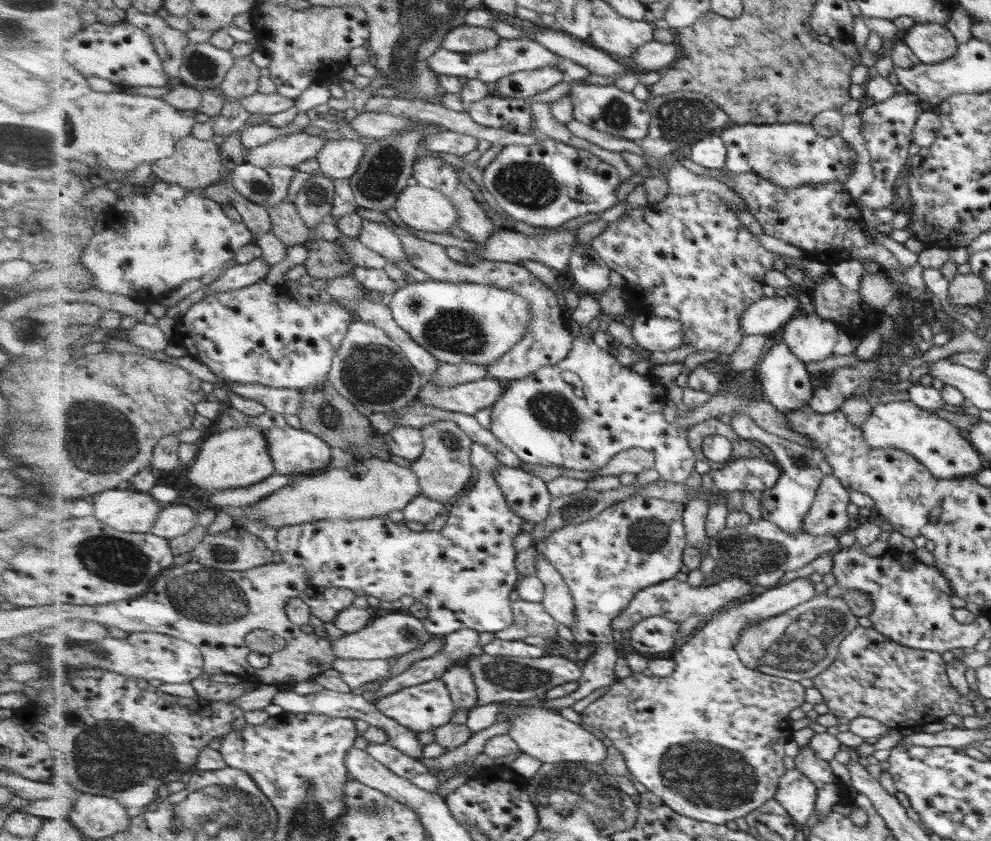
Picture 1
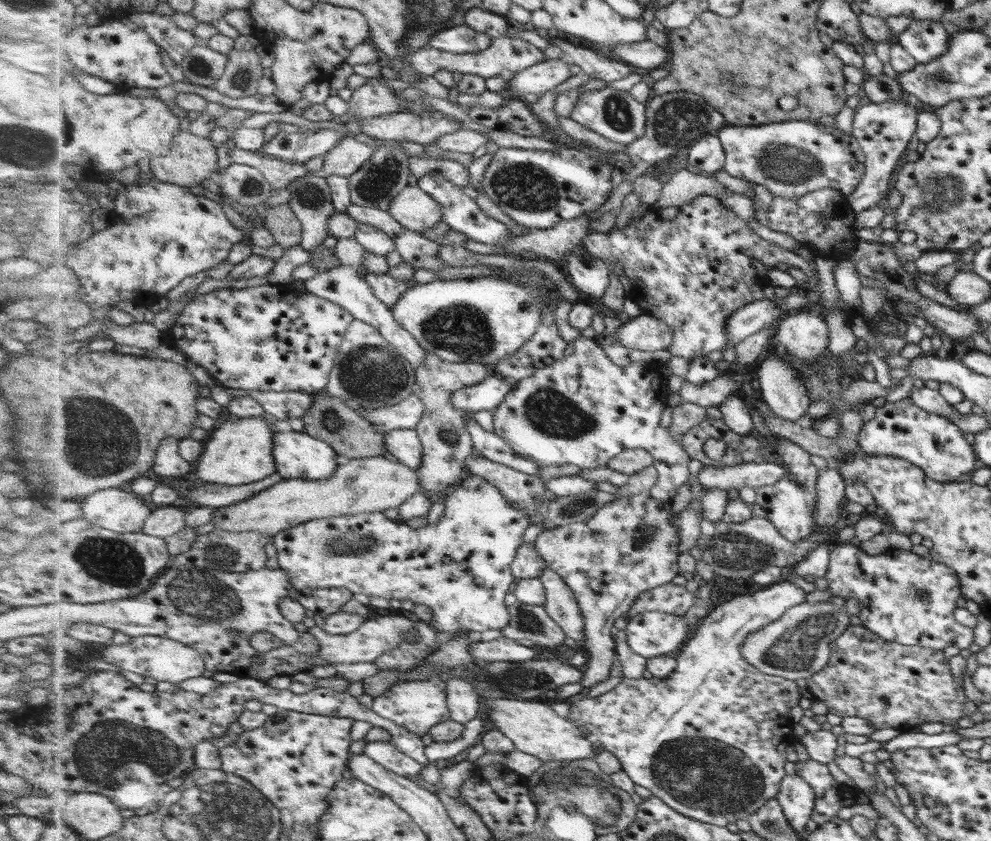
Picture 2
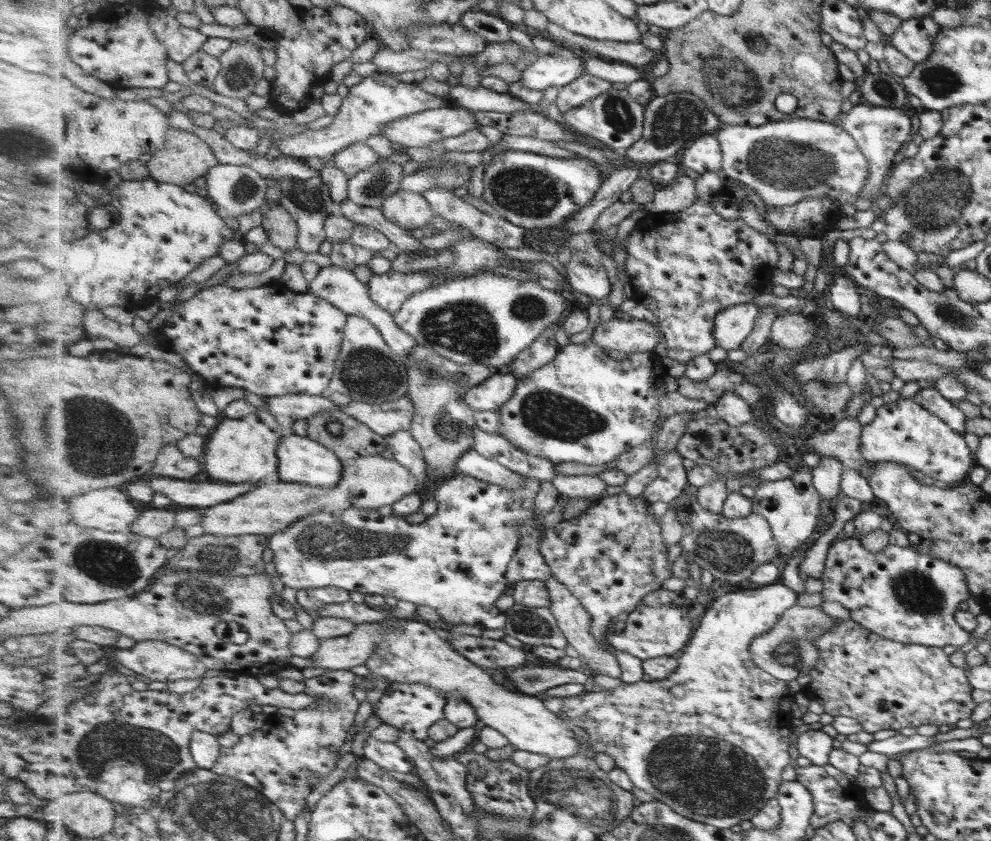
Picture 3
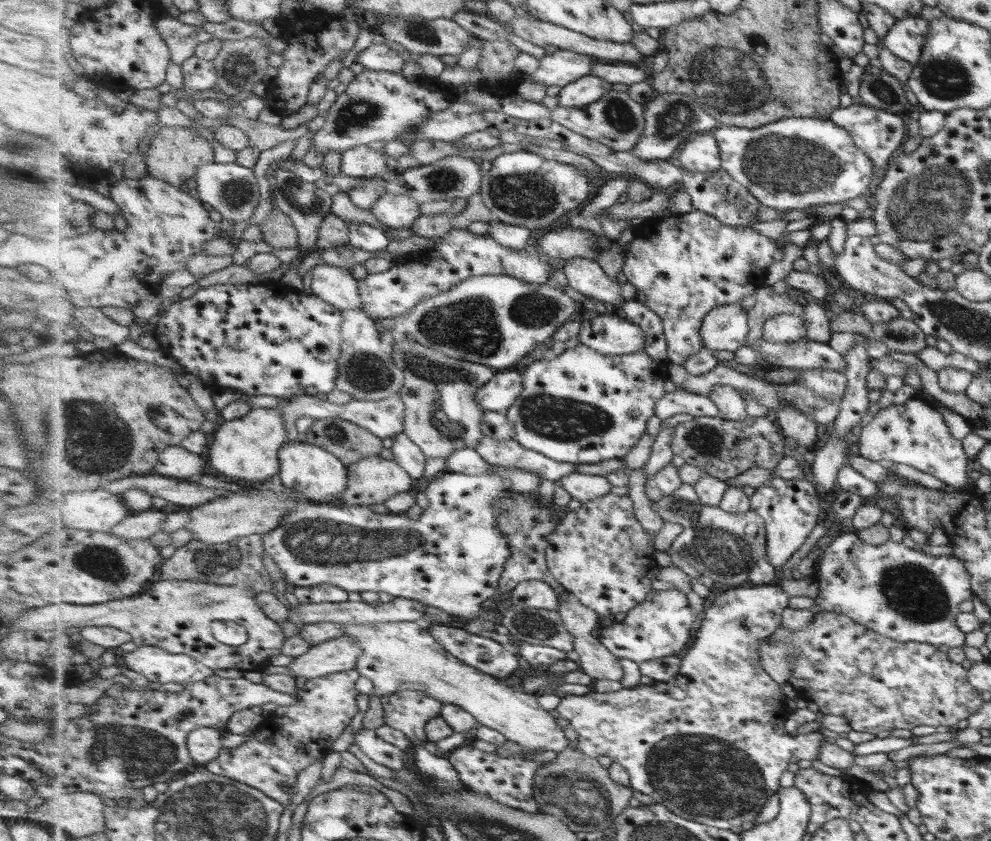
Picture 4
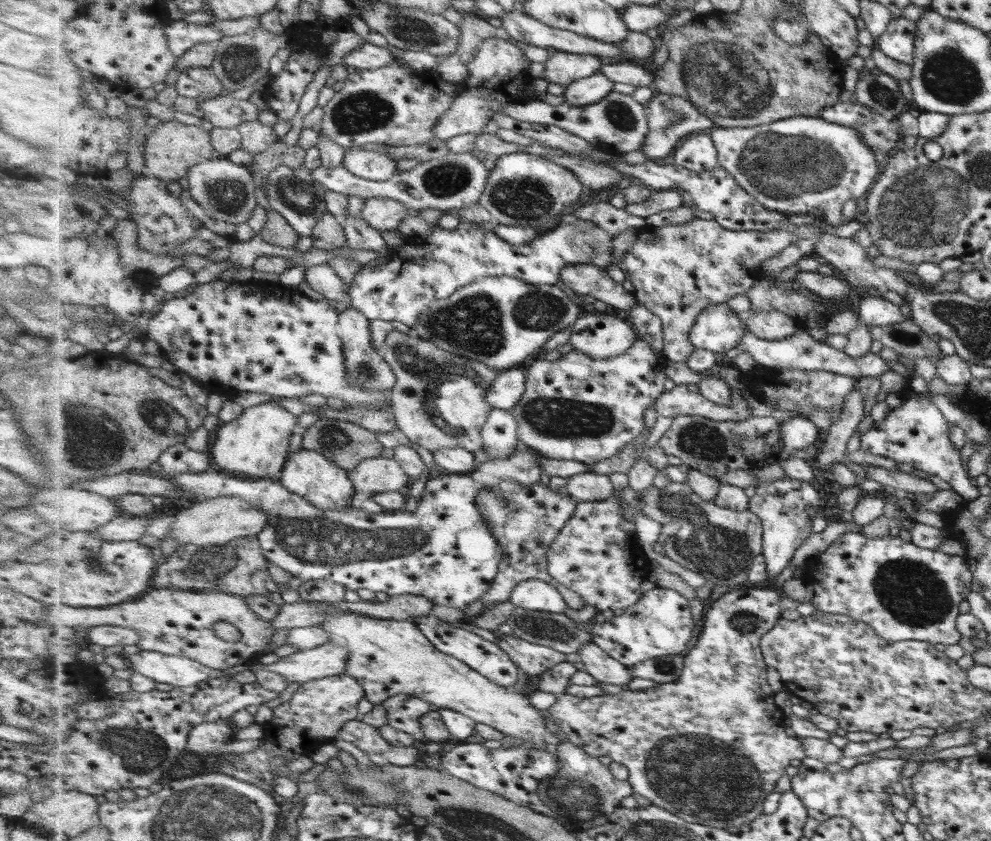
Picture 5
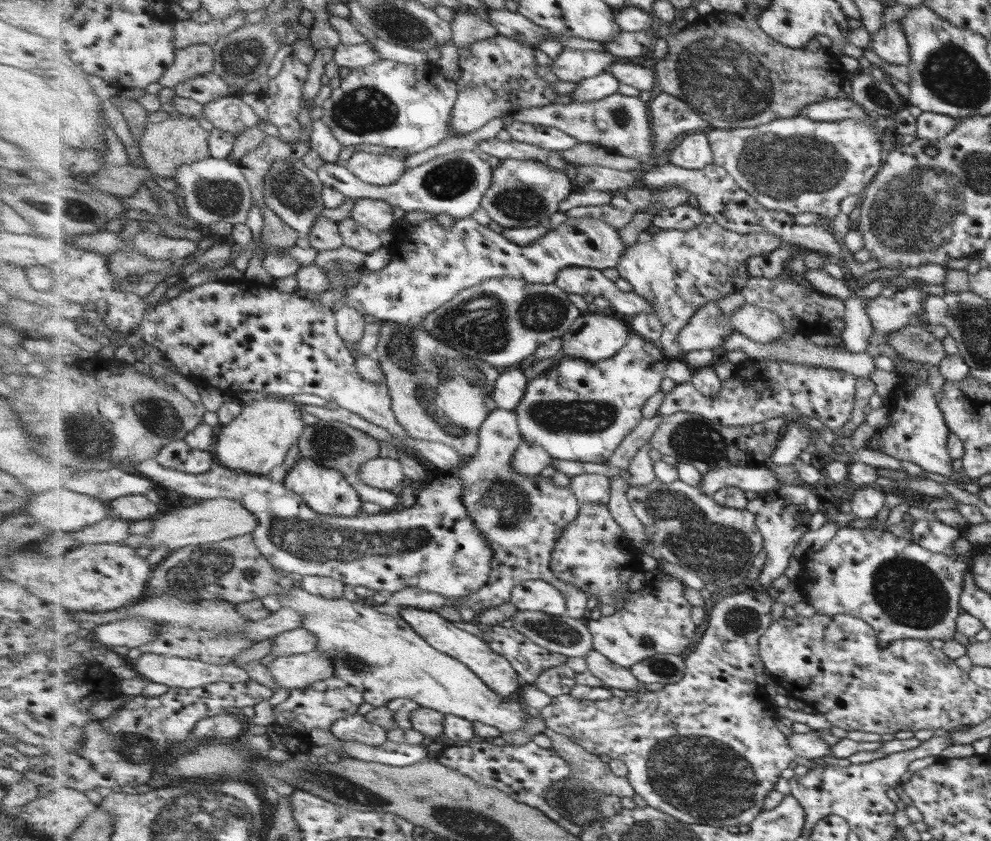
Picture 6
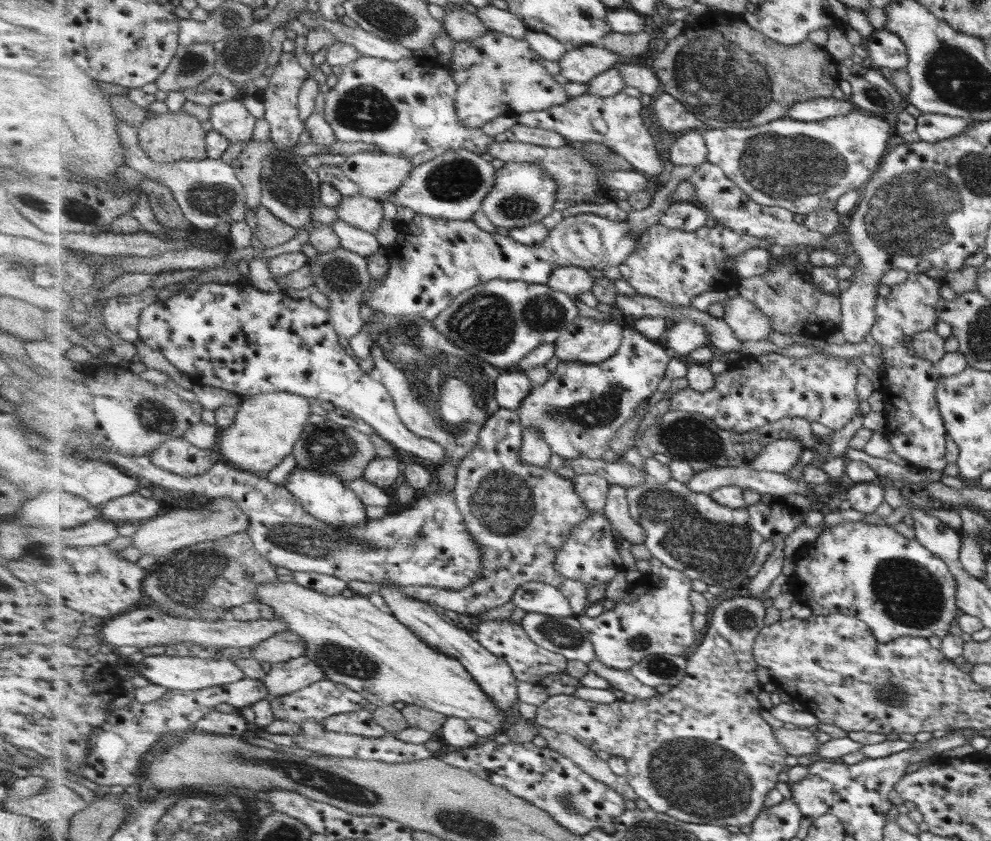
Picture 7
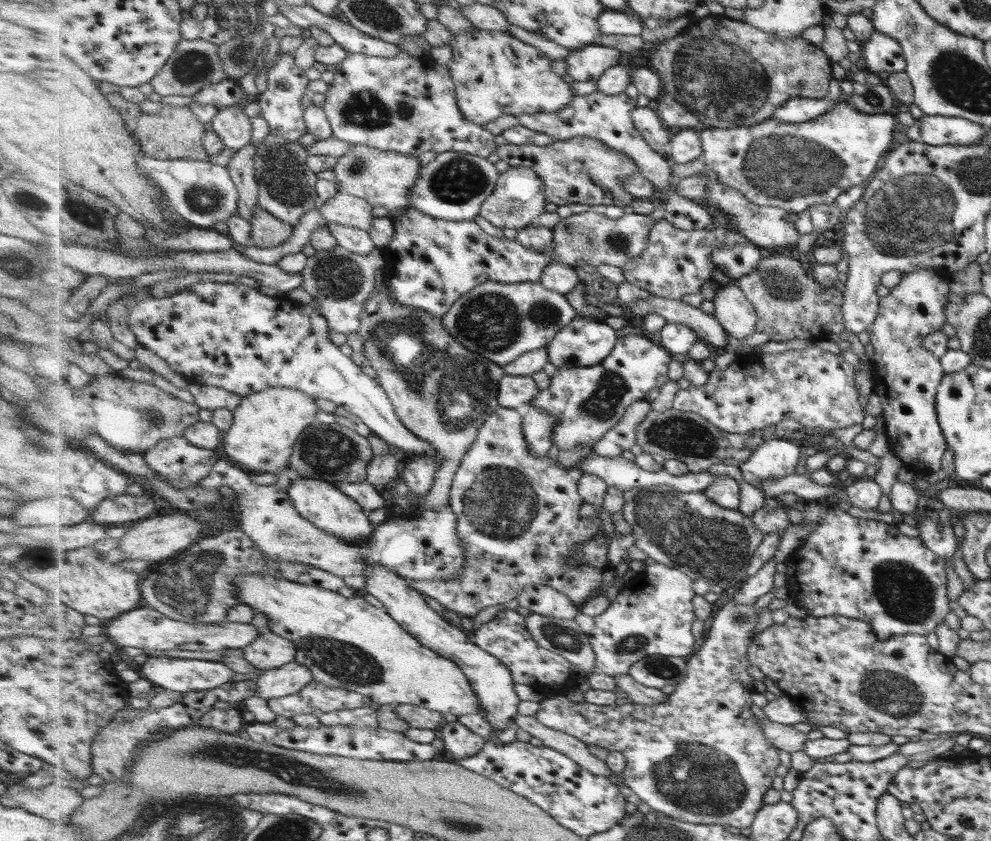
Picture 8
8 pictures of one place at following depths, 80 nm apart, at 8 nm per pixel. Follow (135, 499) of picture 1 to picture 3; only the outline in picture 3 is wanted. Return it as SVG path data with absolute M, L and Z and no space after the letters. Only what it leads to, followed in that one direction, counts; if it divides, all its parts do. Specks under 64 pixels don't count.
M109 488L98 489L80 496L65 498L65 502L70 506L70 510L73 513L73 523L78 525L98 528L107 532L122 532L128 533L130 528L135 524L134 520L137 520L141 516L143 507L134 503L131 497L127 496L124 488Z

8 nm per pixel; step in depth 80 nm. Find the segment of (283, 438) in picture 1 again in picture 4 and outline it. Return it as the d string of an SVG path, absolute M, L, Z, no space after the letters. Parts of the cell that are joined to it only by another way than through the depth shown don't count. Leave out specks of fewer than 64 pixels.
M291 442L285 444L280 452L281 472L278 477L287 488L299 490L313 502L323 504L341 504L340 496L349 488L349 472L343 461L338 460L331 452L307 442Z

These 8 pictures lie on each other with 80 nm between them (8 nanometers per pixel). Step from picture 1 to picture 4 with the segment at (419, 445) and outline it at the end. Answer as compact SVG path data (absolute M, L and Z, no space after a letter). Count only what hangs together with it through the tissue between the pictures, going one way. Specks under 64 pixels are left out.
M404 432L394 440L395 446L391 449L394 461L397 461L414 480L421 478L425 472L425 454Z

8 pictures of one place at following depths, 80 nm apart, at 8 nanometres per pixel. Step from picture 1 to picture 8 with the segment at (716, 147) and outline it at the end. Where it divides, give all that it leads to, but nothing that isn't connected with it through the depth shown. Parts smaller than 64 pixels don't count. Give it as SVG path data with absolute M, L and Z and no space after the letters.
M698 129L673 131L669 158L672 163L687 164L704 156L704 148Z

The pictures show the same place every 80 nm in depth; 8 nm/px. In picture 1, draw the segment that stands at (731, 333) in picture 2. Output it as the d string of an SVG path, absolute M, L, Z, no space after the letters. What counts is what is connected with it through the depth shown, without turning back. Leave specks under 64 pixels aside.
M799 296L765 297L753 303L742 318L742 329L746 336L764 335L783 328L795 312L801 310Z

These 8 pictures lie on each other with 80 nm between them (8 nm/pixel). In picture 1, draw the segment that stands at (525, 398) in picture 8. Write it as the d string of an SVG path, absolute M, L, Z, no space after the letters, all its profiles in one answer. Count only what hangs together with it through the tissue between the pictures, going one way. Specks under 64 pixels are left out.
M488 376L475 382L445 388L426 382L418 400L429 407L474 416L483 409L492 409L506 392L506 382Z

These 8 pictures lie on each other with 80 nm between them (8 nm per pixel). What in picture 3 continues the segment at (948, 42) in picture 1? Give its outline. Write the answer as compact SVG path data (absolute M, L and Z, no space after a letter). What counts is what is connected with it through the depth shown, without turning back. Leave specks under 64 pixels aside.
M916 17L901 21L891 36L885 39L914 64L921 63L932 51L932 42L939 26L928 17Z

